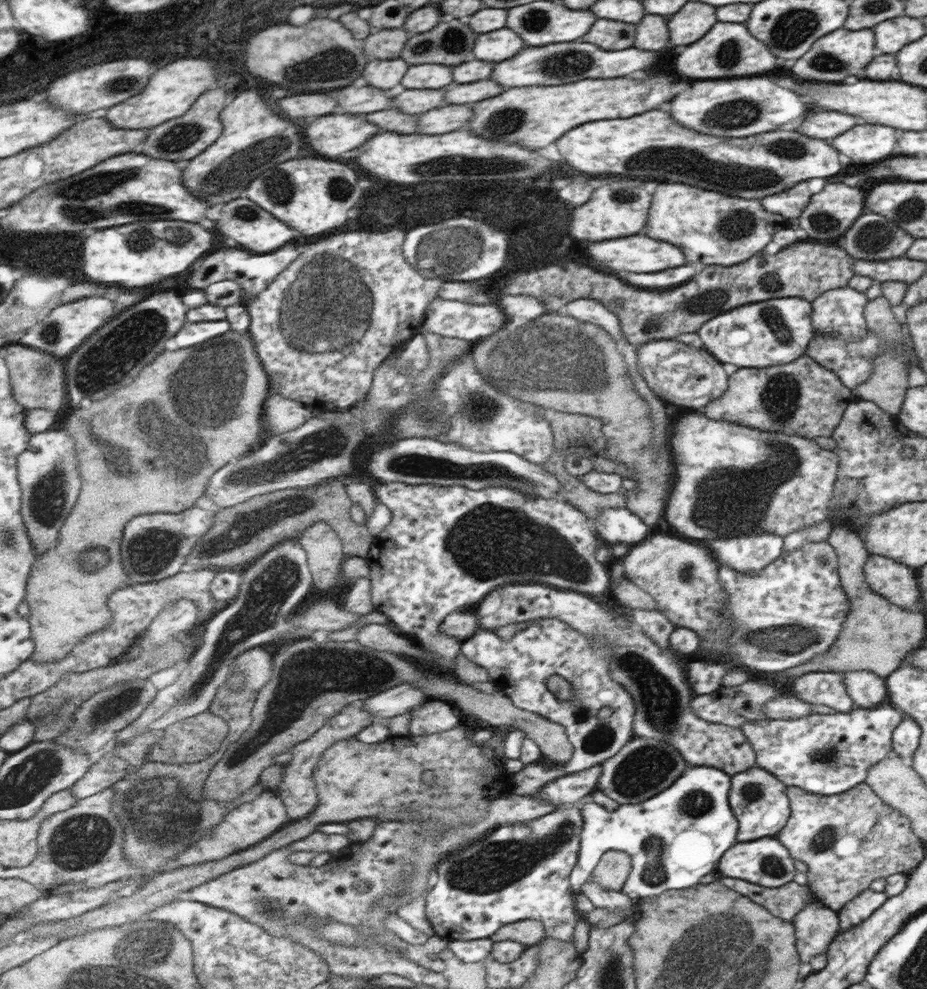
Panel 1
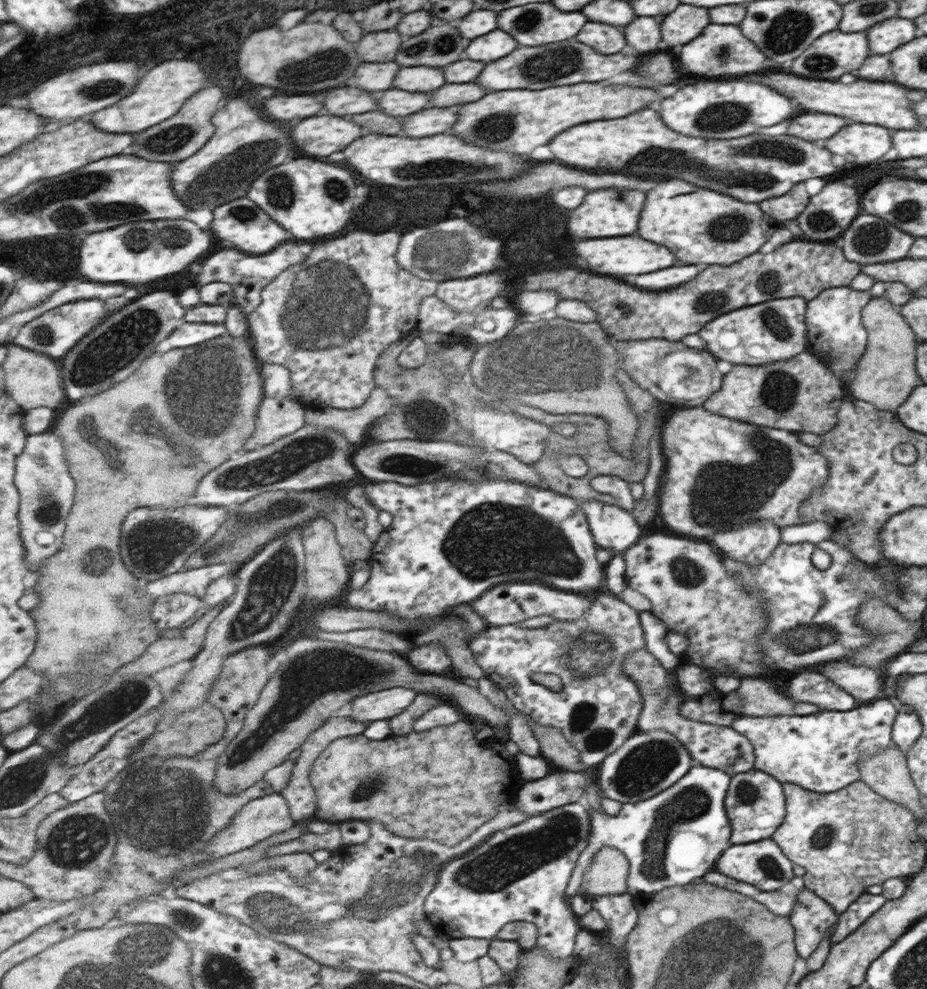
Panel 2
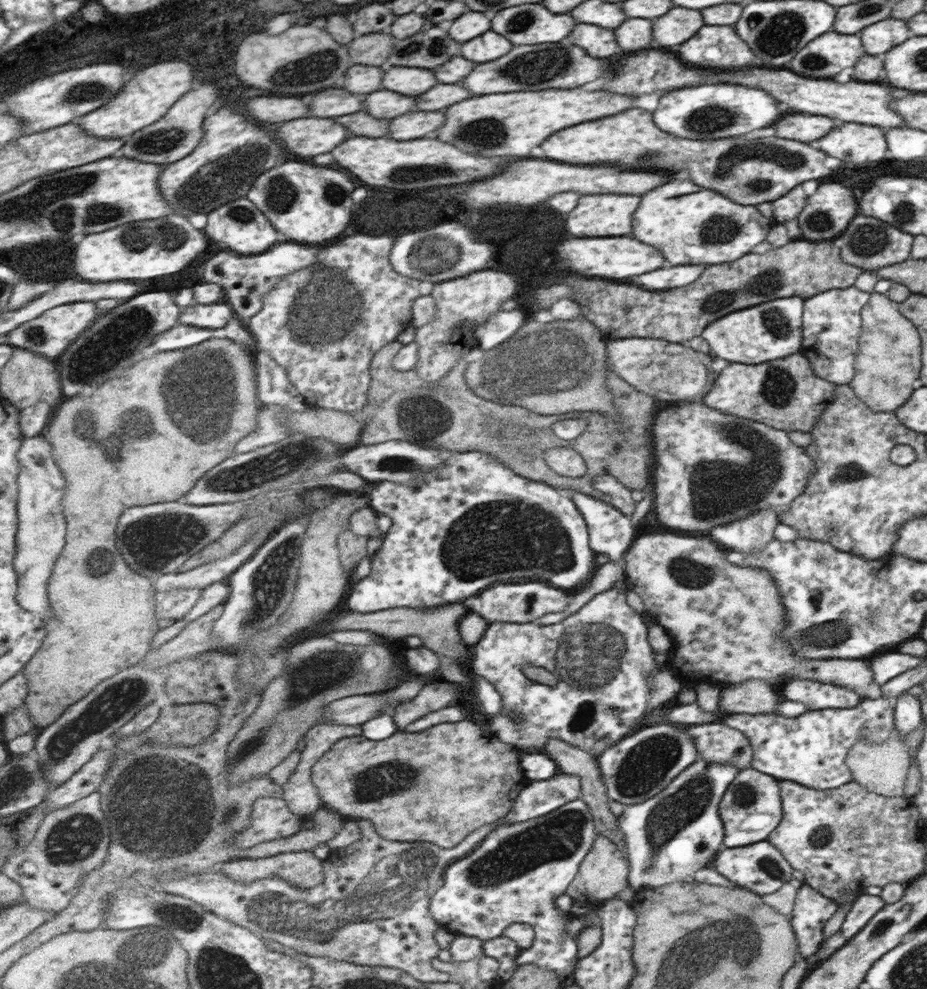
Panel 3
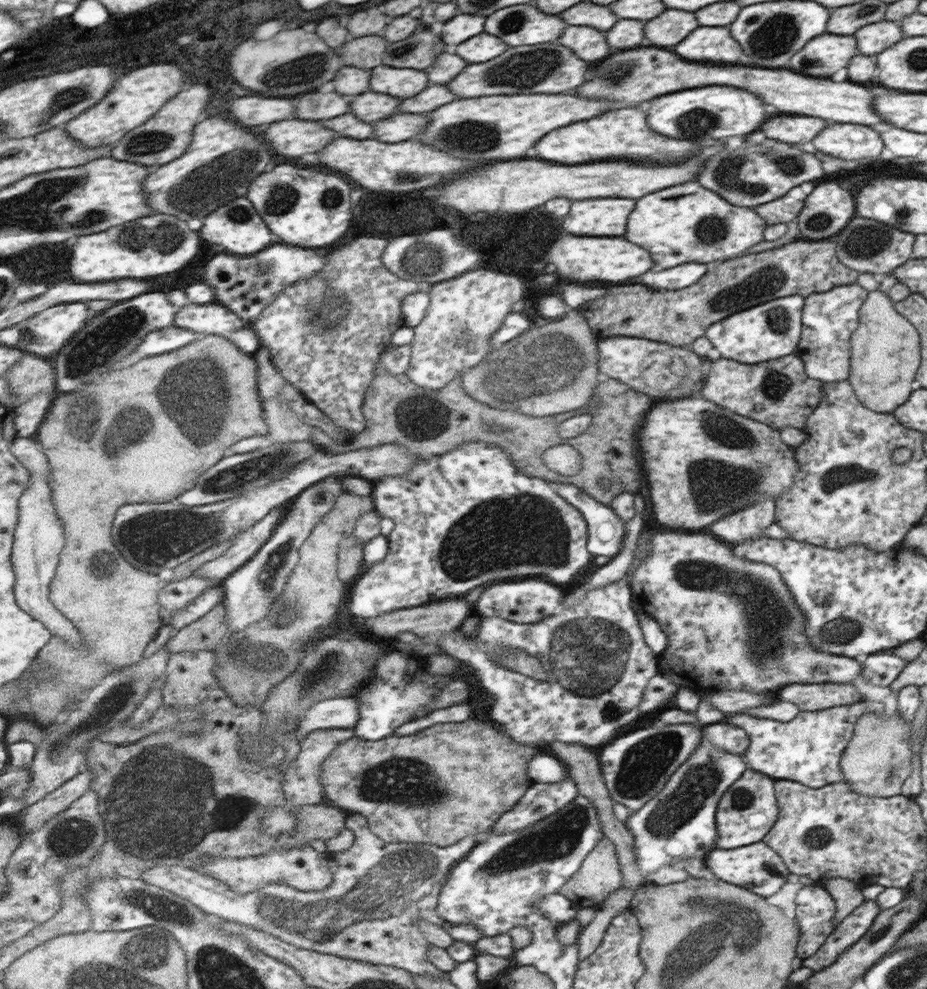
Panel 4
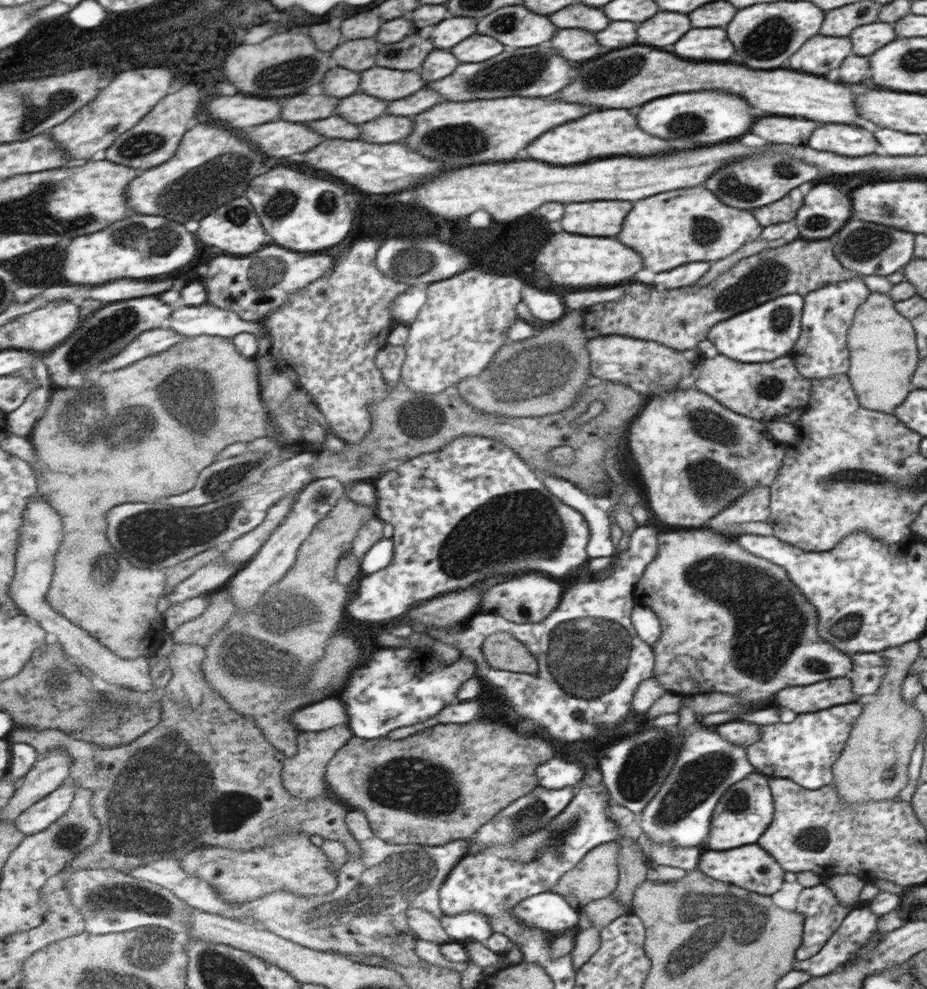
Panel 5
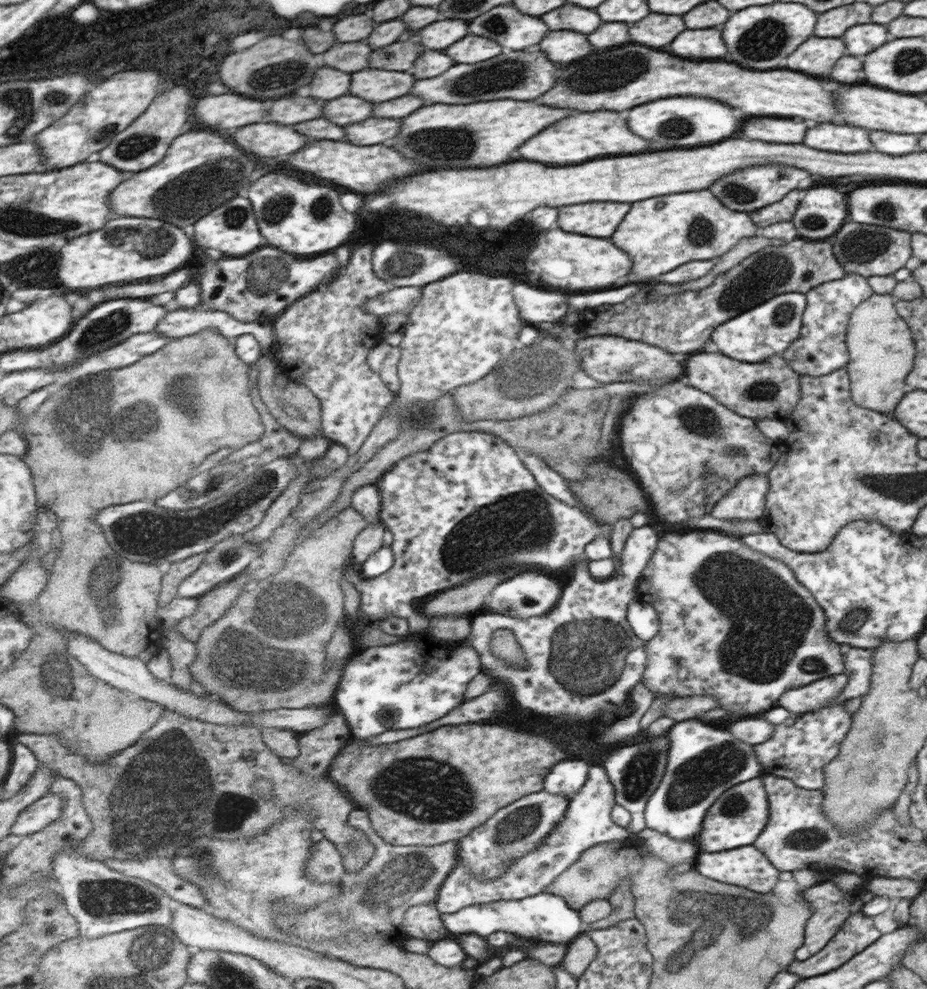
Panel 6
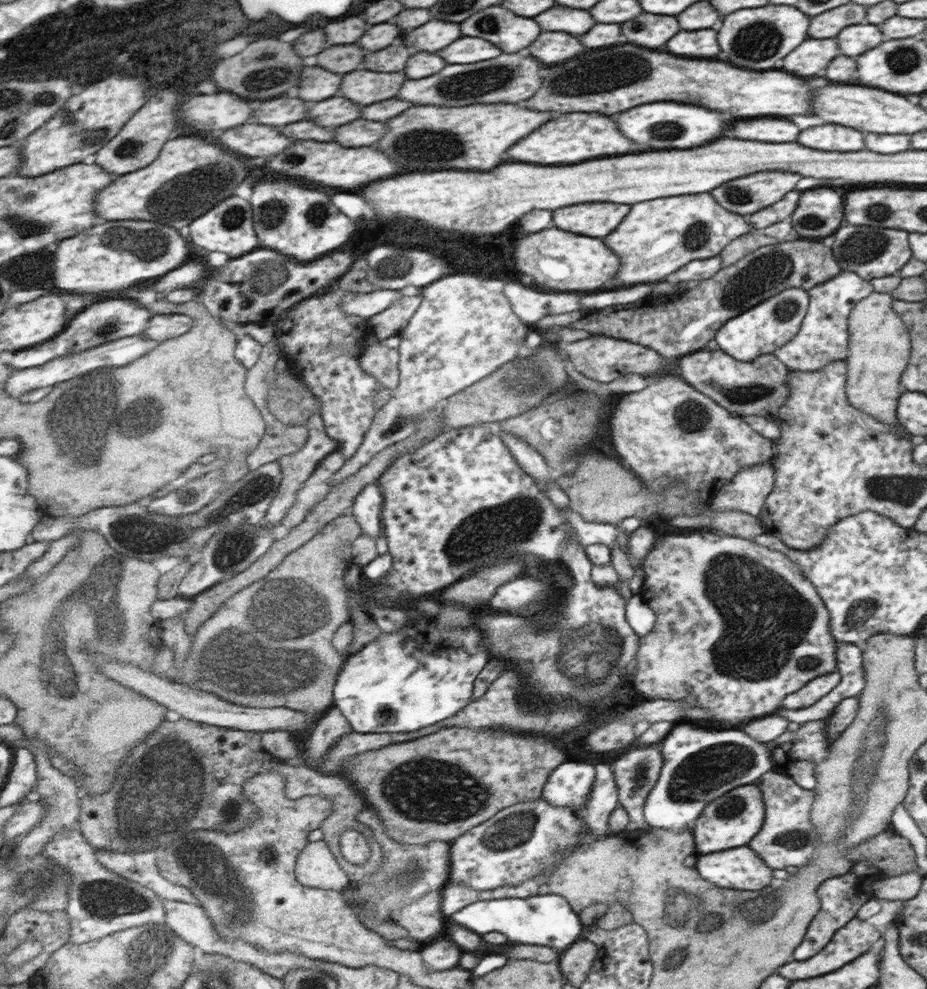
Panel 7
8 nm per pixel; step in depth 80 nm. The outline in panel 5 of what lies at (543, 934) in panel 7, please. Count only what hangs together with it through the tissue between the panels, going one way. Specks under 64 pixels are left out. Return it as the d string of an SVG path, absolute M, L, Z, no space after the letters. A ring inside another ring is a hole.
M551 891L530 896L518 902L514 920L526 928L542 928L555 937L576 930L578 910L571 908L563 897ZM475 911L462 912L455 916L442 914L438 921L449 938L455 942L482 941L492 933L488 916Z

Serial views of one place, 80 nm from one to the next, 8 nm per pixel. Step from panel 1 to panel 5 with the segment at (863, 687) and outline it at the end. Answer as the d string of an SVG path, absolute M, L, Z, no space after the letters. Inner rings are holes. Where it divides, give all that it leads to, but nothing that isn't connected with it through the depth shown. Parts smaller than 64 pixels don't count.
M709 530L667 532L667 534L656 536L656 550L653 560L639 577L634 596L637 599L637 607L642 612L651 610L659 622L661 636L651 647L655 657L654 675L651 678L659 683L661 689L675 694L679 694L679 692L681 694L728 694L743 702L741 706L758 709L759 704L765 704L771 698L776 698L783 688L808 686L829 679L842 679L848 677L854 670L853 663L847 654L840 652L833 645L827 644L818 636L818 613L815 613L814 605L806 599L806 596L803 596L802 592L799 592L794 581L787 576L786 569L743 550L737 538L729 538L729 536L717 534L717 532L709 532Z

